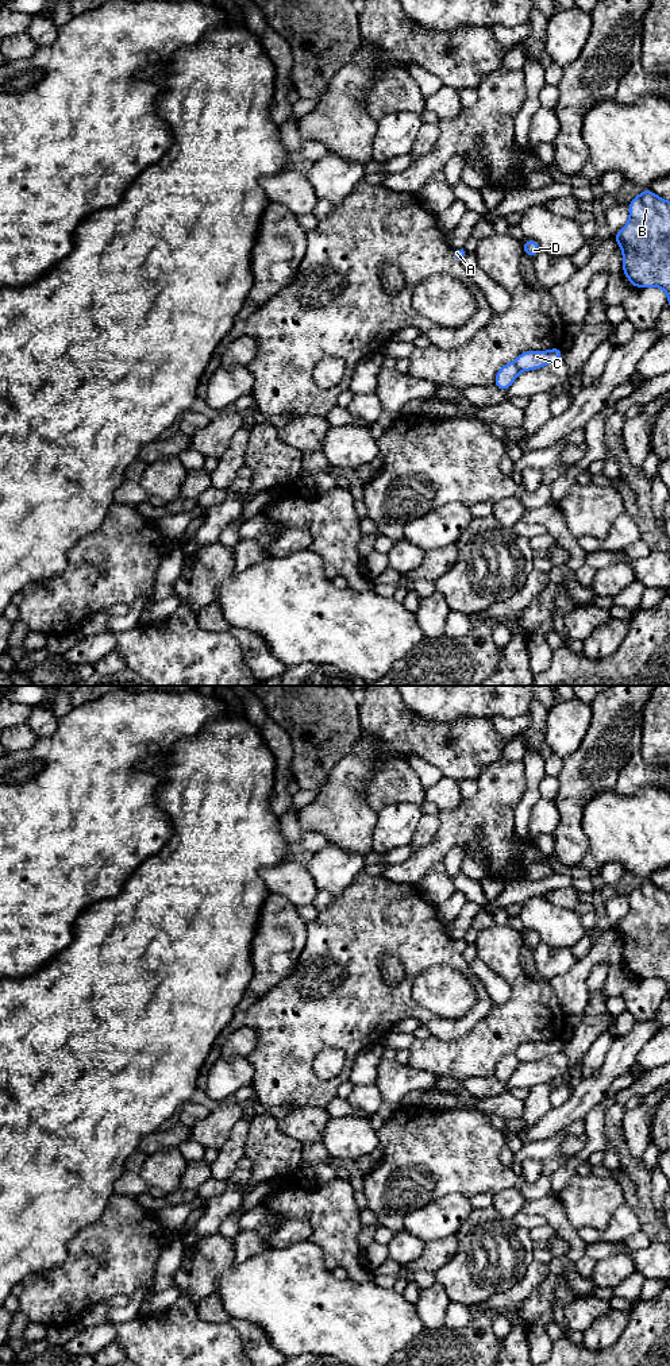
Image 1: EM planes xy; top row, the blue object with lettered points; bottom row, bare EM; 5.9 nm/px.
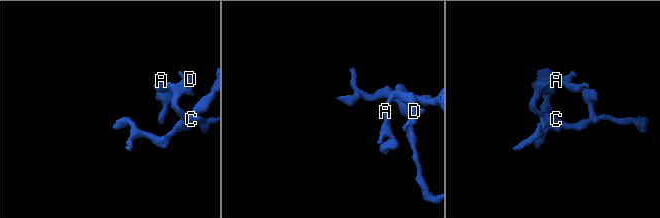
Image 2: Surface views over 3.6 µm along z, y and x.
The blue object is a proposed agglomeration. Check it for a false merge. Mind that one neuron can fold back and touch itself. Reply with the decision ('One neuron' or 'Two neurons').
Two neurons

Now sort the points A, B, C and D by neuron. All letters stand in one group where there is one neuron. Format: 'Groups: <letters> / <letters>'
Groups: A C D / B

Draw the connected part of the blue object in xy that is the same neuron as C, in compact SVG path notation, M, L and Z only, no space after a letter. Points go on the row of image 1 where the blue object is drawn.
M555 347L548 351L525 351L521 352L515 363L520 368L520 371L538 370L548 363L555 363L561 360L563 356L563 351L561 347Z

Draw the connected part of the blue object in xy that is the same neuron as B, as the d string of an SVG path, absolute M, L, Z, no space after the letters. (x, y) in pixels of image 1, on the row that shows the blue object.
M648 188L628 202L629 220L615 235L623 251L623 273L634 288L662 288L670 304L670 201Z

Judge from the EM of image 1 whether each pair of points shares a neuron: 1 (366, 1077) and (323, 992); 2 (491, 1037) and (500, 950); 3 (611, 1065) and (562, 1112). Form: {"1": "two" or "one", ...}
{"1": "two", "2": "one", "3": "one"}

